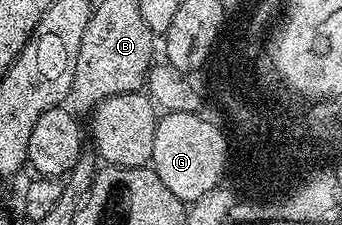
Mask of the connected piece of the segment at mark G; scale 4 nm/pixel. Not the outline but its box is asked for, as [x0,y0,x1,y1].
[151,112,228,204]

